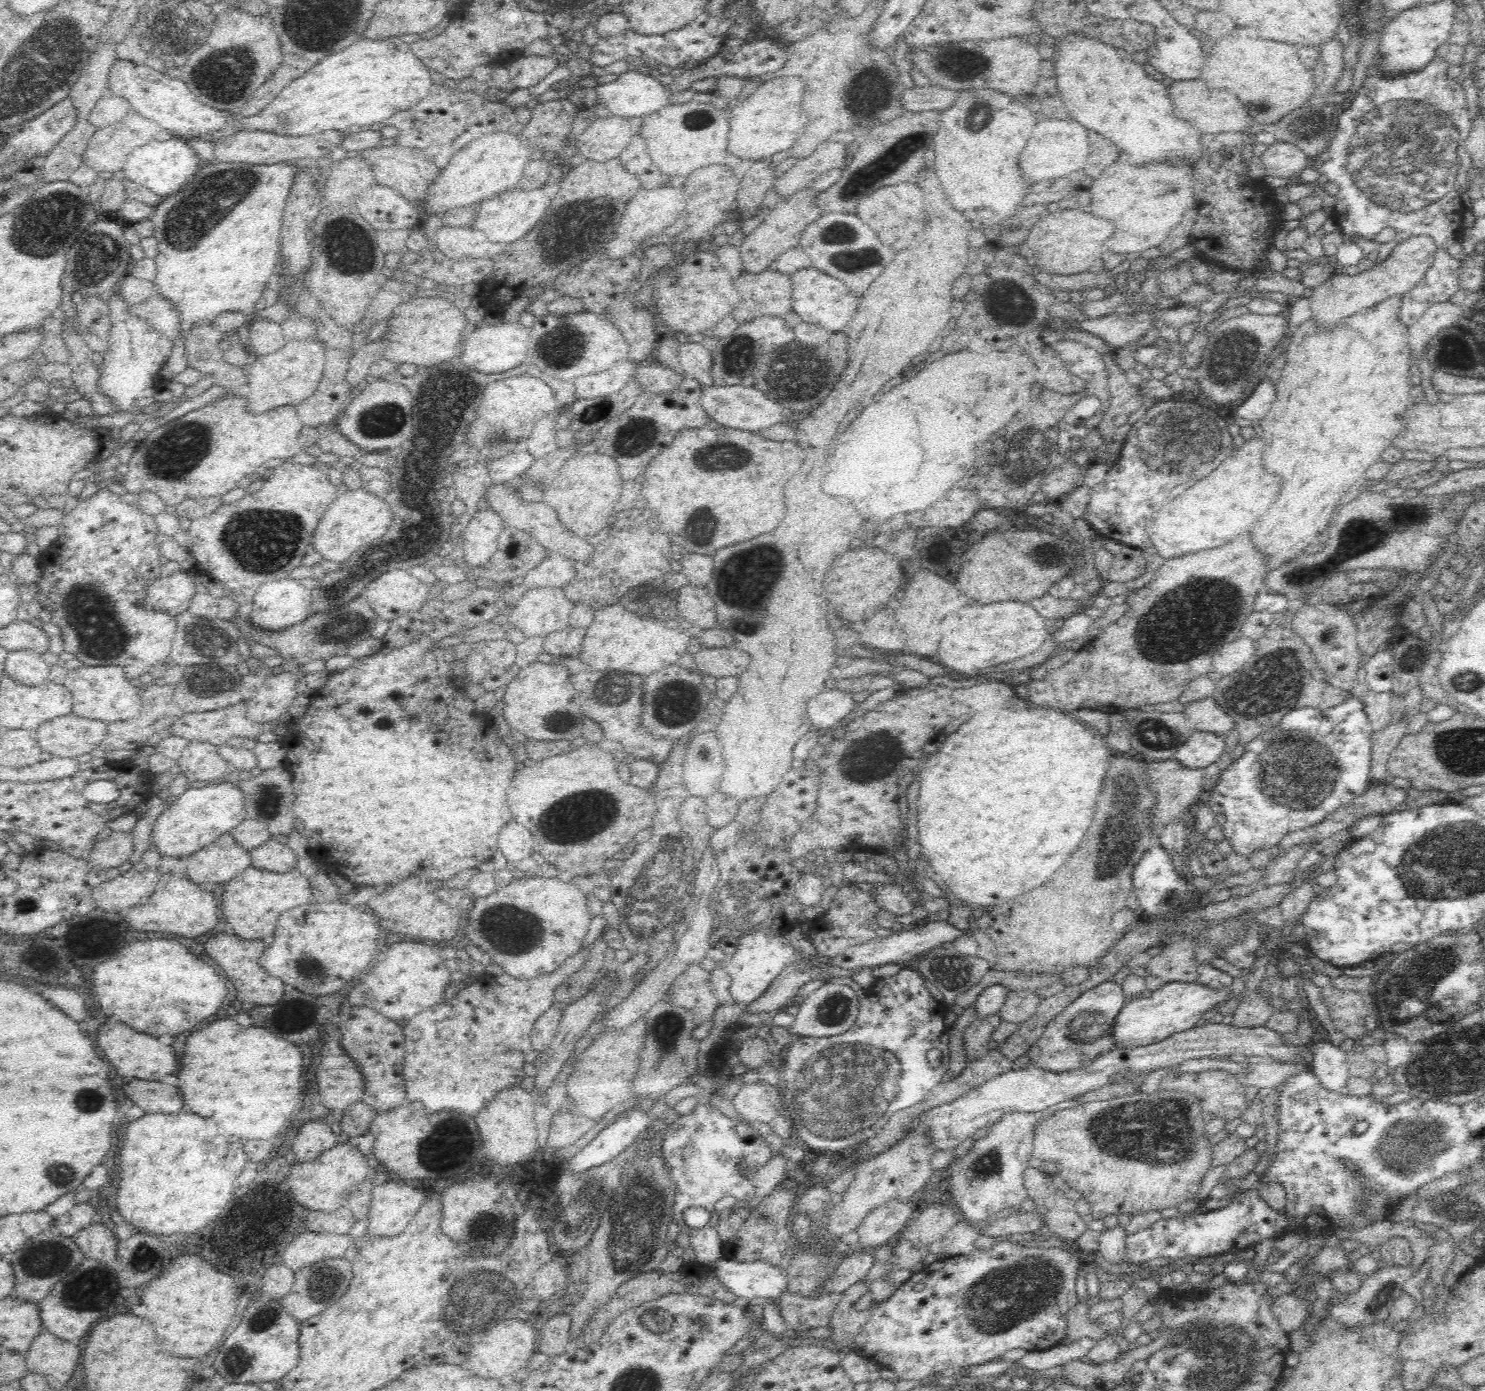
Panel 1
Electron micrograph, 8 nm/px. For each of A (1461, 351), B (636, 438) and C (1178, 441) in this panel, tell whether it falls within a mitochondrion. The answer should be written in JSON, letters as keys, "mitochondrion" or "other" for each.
{"A":"other","B":"mitochondrion","C":"mitochondrion"}

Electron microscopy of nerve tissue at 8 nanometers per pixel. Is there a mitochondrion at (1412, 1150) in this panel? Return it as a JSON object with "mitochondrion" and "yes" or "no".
{"mitochondrion":"yes"}

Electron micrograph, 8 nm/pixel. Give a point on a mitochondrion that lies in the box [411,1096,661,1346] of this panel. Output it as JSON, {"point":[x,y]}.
{"point":[471,1300]}

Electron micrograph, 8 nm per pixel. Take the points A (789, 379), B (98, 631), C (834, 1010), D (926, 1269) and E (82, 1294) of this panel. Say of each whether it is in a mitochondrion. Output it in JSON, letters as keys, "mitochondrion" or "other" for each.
{"A":"mitochondrion","B":"mitochondrion","C":"mitochondrion","D":"other","E":"mitochondrion"}

